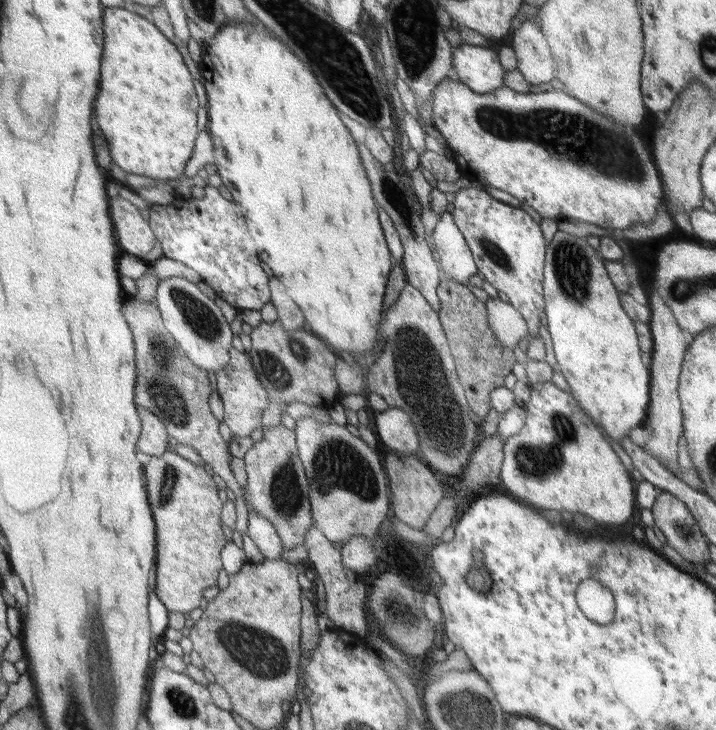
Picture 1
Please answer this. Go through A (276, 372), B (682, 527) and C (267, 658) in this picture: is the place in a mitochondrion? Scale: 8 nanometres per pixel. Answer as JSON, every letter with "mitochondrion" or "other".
{"A":"mitochondrion","B":"mitochondrion","C":"mitochondrion"}

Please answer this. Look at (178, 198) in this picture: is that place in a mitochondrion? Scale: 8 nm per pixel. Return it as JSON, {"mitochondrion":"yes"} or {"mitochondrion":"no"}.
{"mitochondrion":"no"}

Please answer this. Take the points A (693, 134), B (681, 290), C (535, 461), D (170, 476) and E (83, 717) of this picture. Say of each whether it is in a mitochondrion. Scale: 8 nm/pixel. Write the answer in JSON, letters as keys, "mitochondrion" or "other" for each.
{"A":"other","B":"mitochondrion","C":"mitochondrion","D":"mitochondrion","E":"mitochondrion"}

